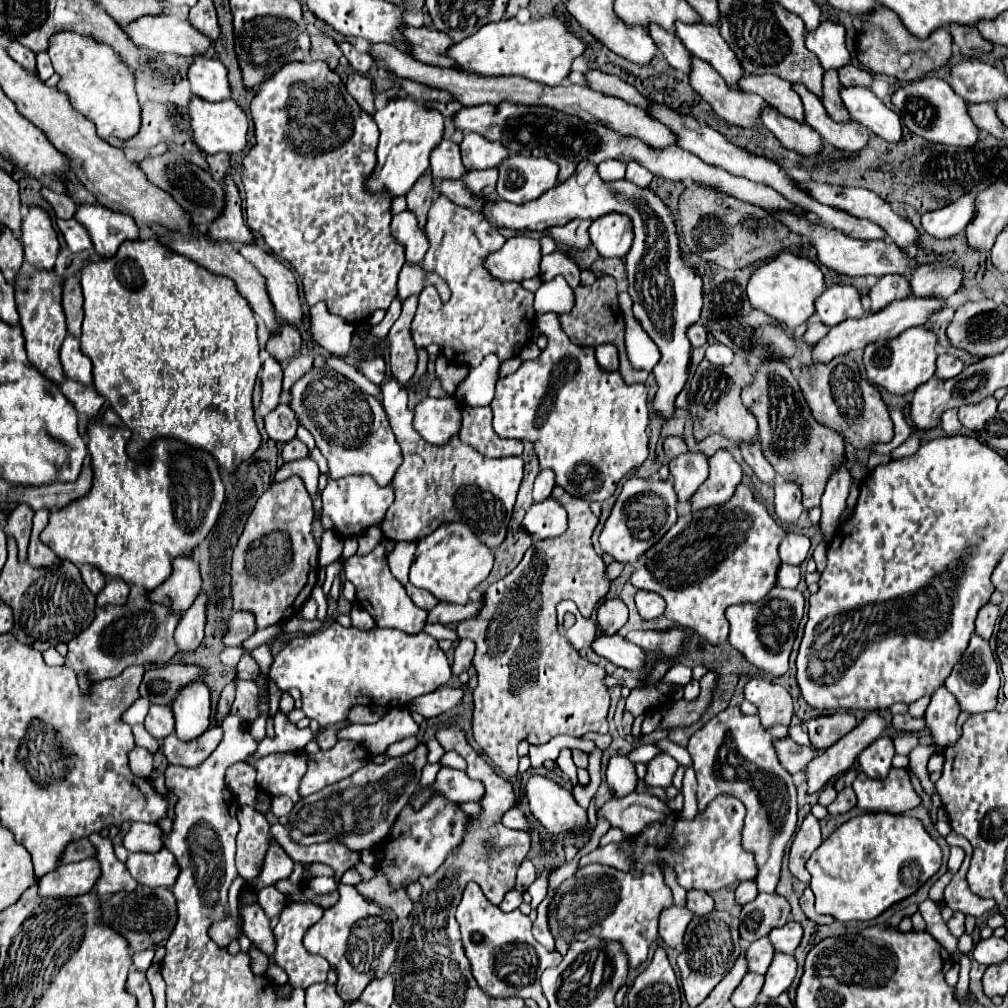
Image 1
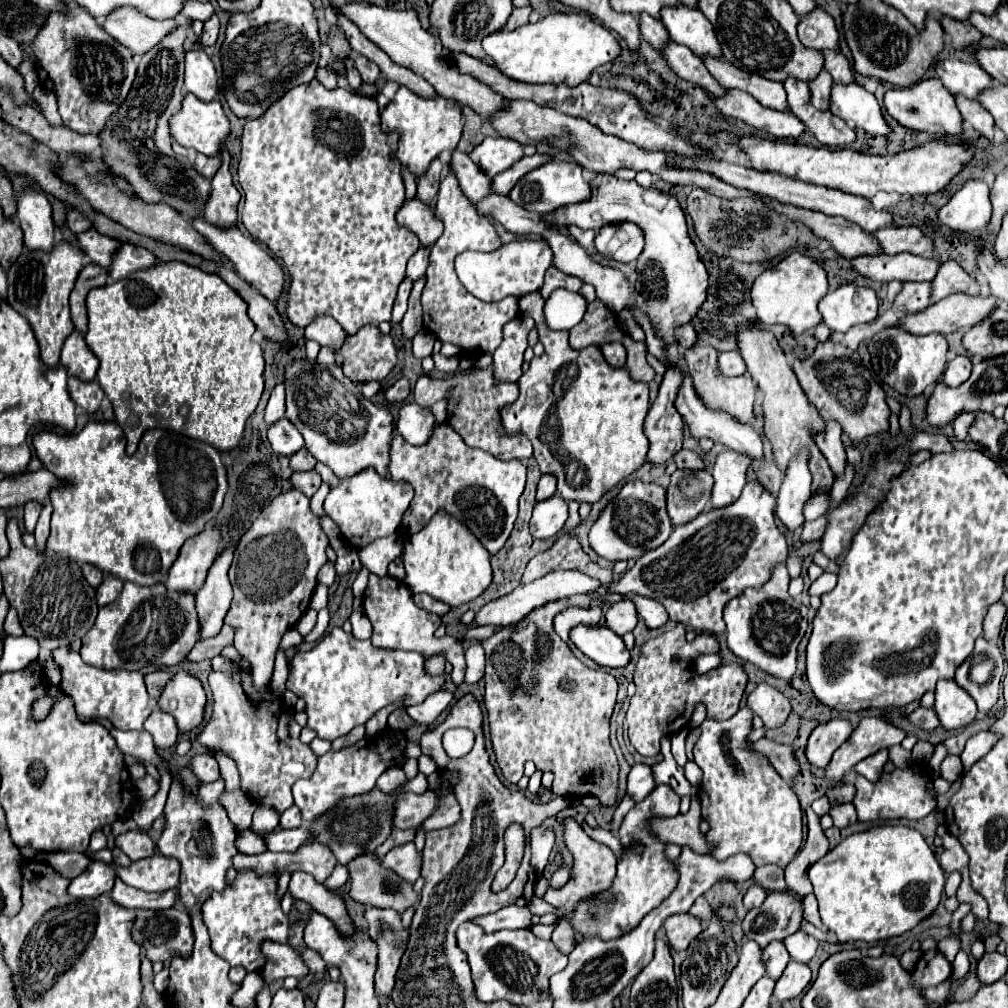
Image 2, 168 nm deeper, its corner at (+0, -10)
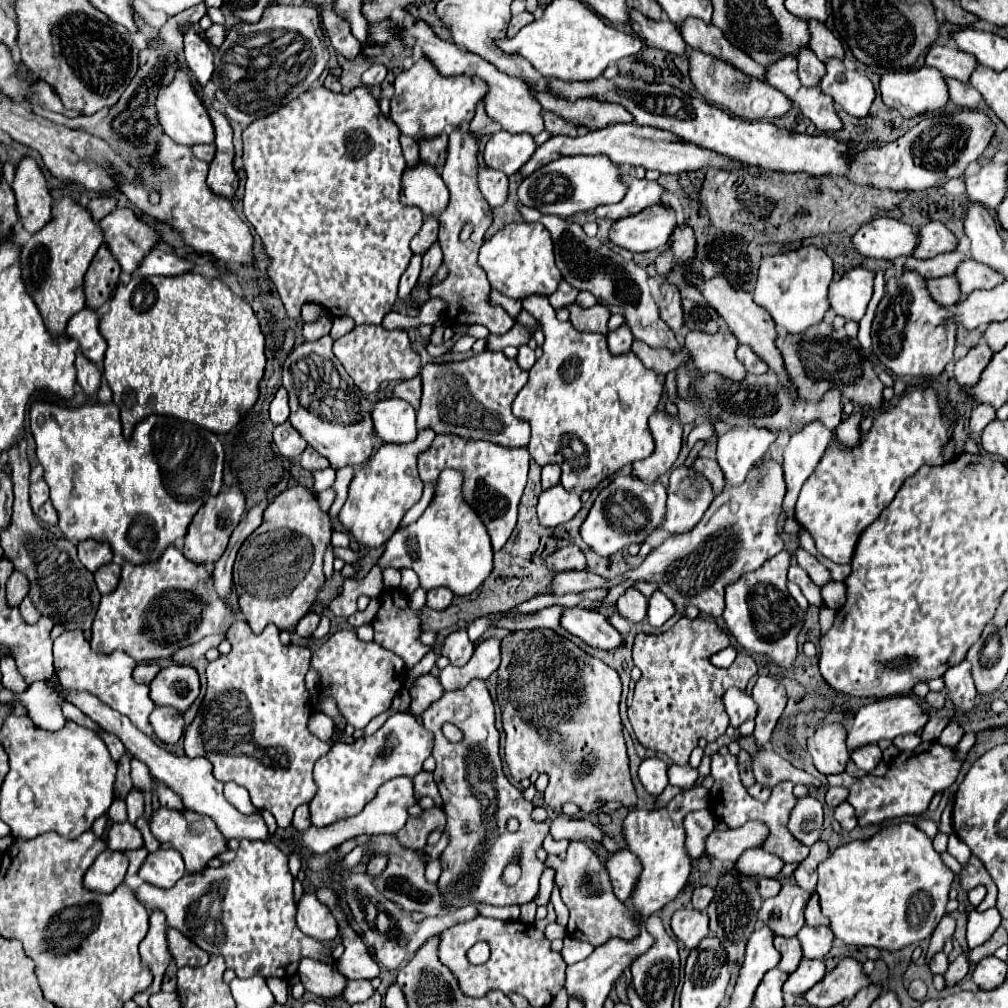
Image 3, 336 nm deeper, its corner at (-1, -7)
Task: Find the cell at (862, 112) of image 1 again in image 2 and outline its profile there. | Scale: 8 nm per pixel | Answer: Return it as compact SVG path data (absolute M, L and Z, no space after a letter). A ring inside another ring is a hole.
M856 82L832 86L830 112L834 112L848 124L858 126L870 134L888 134L890 132L874 94L864 90Z

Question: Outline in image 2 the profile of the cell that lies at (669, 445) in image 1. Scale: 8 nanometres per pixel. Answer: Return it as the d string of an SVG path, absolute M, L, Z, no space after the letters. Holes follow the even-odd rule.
M680 450L676 456L674 456L678 468L690 468L690 470L704 470L704 460L700 458L700 454L692 452L692 450Z

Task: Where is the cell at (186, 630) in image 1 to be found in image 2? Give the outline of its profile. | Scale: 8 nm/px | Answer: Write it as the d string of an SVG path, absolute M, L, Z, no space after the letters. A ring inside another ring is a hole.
M234 542L228 546L212 564L208 570L204 586L196 594L196 608L198 616L202 620L202 638L210 638L220 632L224 624L224 616L232 602L232 584L228 580L228 568L236 550Z

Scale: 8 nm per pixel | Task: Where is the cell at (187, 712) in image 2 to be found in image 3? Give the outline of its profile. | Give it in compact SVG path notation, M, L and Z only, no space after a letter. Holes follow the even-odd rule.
M171 665L151 681L151 699L157 705L169 705L185 713L199 695L199 675L189 665Z

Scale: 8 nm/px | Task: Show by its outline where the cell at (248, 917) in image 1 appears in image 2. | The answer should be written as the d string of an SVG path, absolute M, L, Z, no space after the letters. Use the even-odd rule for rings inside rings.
M264 944L262 952L266 952L266 968L262 970L262 978L268 984L286 976L302 978L308 974L308 966L302 956L288 944Z

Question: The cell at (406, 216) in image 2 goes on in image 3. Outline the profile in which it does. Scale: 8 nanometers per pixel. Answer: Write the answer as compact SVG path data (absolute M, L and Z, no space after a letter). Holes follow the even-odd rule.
M419 163L415 169L407 169L403 173L403 189L401 189L399 201L403 205L419 207L425 217L439 217L439 213L443 213L447 209L449 191L447 191L447 187L445 187L445 183L443 183L443 179L441 179L441 175L437 173L435 167Z

